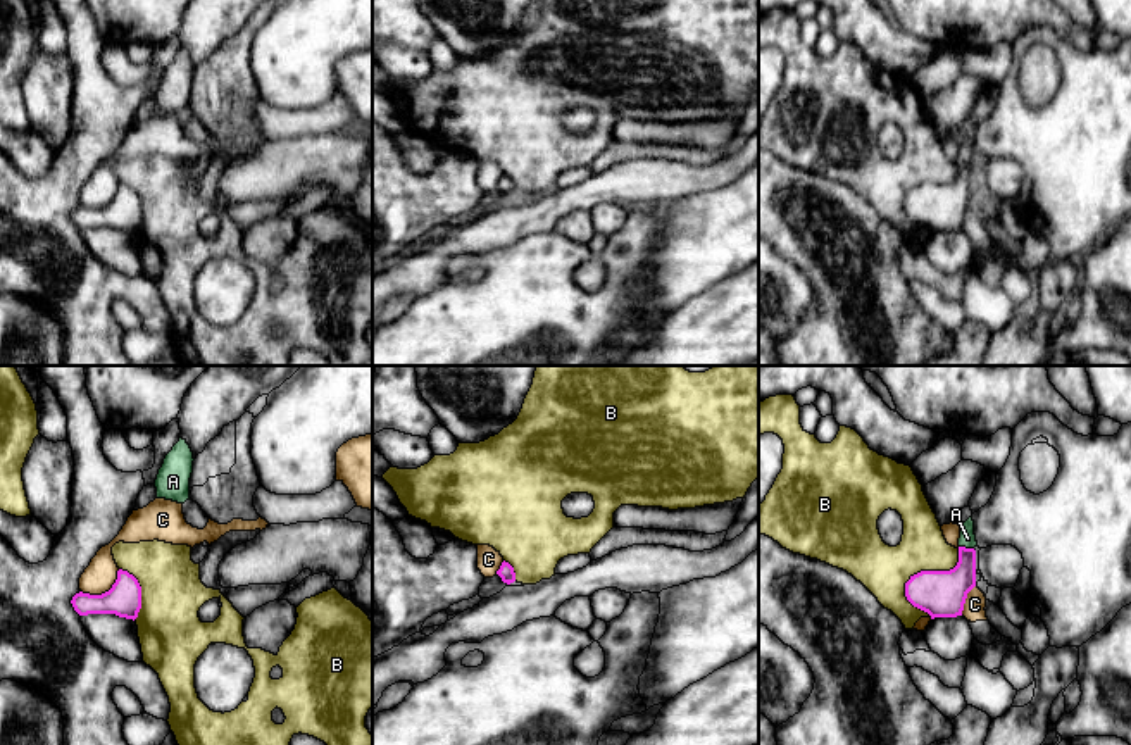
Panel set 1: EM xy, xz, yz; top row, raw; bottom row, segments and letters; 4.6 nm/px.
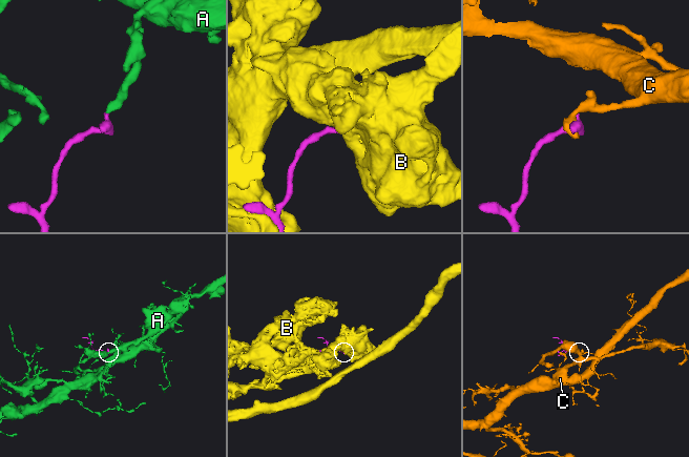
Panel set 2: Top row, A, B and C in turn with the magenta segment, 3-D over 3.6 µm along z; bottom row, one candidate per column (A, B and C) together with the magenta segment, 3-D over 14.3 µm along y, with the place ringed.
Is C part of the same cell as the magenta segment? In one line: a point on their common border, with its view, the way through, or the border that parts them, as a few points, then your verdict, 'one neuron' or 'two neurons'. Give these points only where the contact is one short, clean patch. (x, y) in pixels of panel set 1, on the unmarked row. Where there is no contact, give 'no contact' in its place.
meets magenta in xy at (106, 206); border along xy (119, 183), (107, 204), (100, 207), (81, 206); two neurons

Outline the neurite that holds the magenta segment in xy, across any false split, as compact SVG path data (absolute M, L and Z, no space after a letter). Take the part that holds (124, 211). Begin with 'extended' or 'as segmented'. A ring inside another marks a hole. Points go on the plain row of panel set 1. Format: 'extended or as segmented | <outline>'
as segmented | M119 183L112 202L102 209L76 207L71 214L79 229L116 228L126 233L136 233L141 222L141 200L128 185Z

